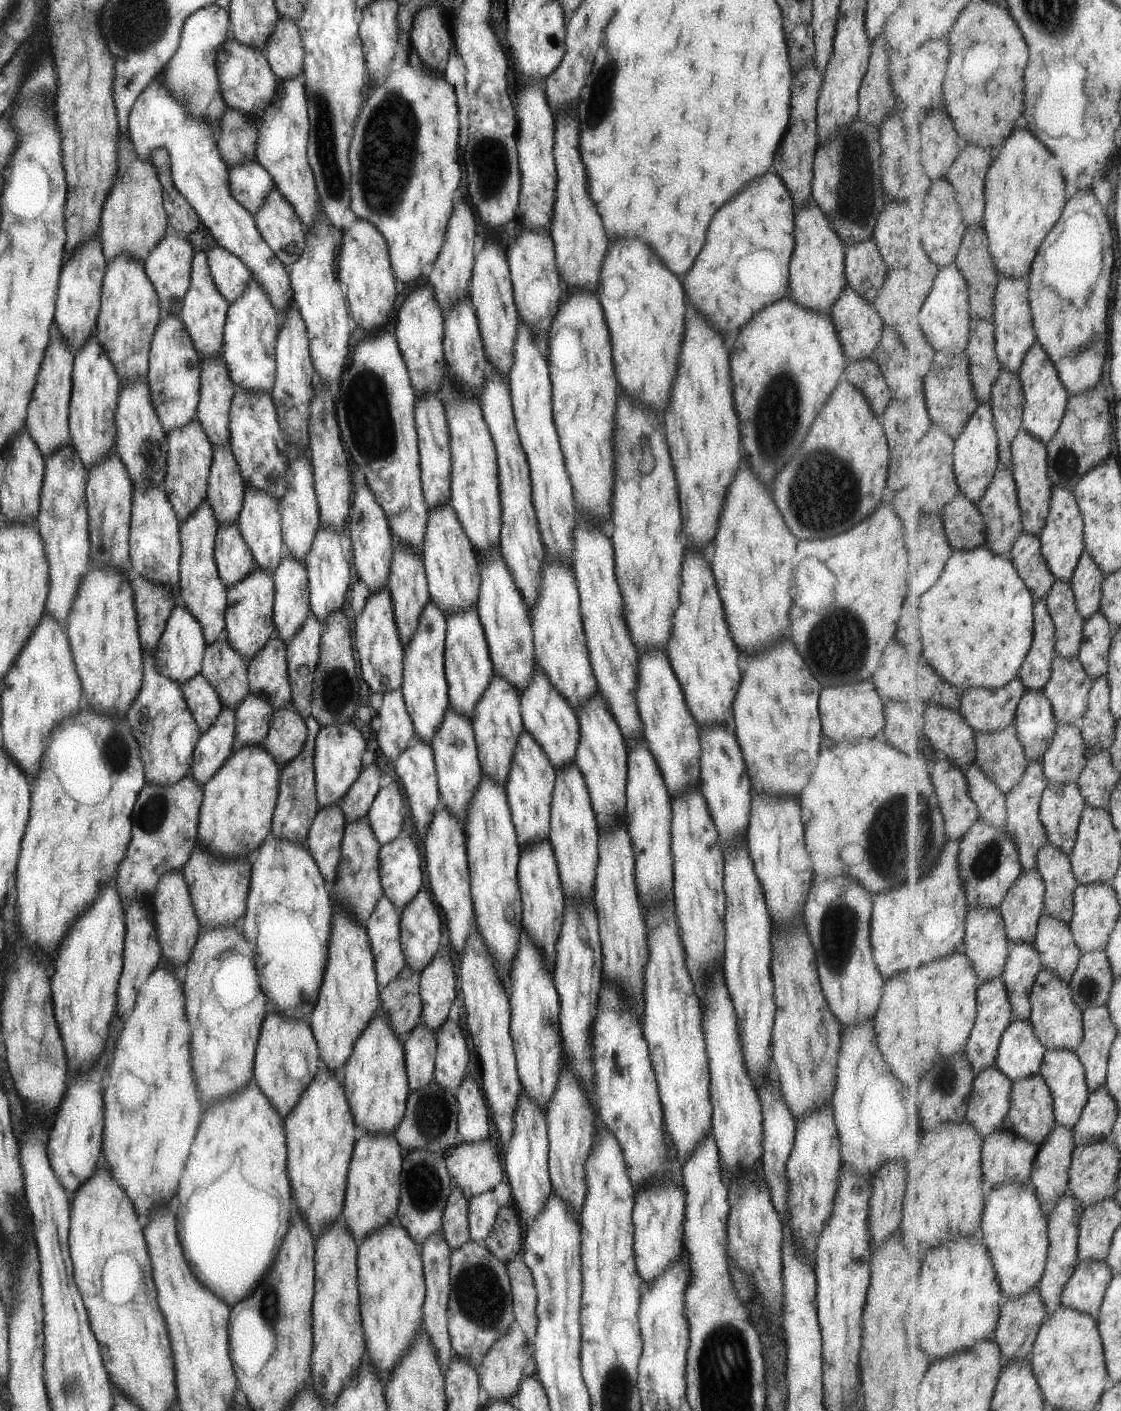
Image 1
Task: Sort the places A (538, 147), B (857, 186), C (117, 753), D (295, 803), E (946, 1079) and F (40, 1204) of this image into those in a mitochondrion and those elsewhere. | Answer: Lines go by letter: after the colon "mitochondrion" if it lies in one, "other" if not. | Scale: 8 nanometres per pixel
A: other
B: mitochondrion
C: mitochondrion
D: mitochondrion
E: mitochondrion
F: other

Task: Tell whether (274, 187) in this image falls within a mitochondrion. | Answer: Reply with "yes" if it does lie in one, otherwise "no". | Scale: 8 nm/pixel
no

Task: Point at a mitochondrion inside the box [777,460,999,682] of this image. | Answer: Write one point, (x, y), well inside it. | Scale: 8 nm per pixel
(829, 646)

